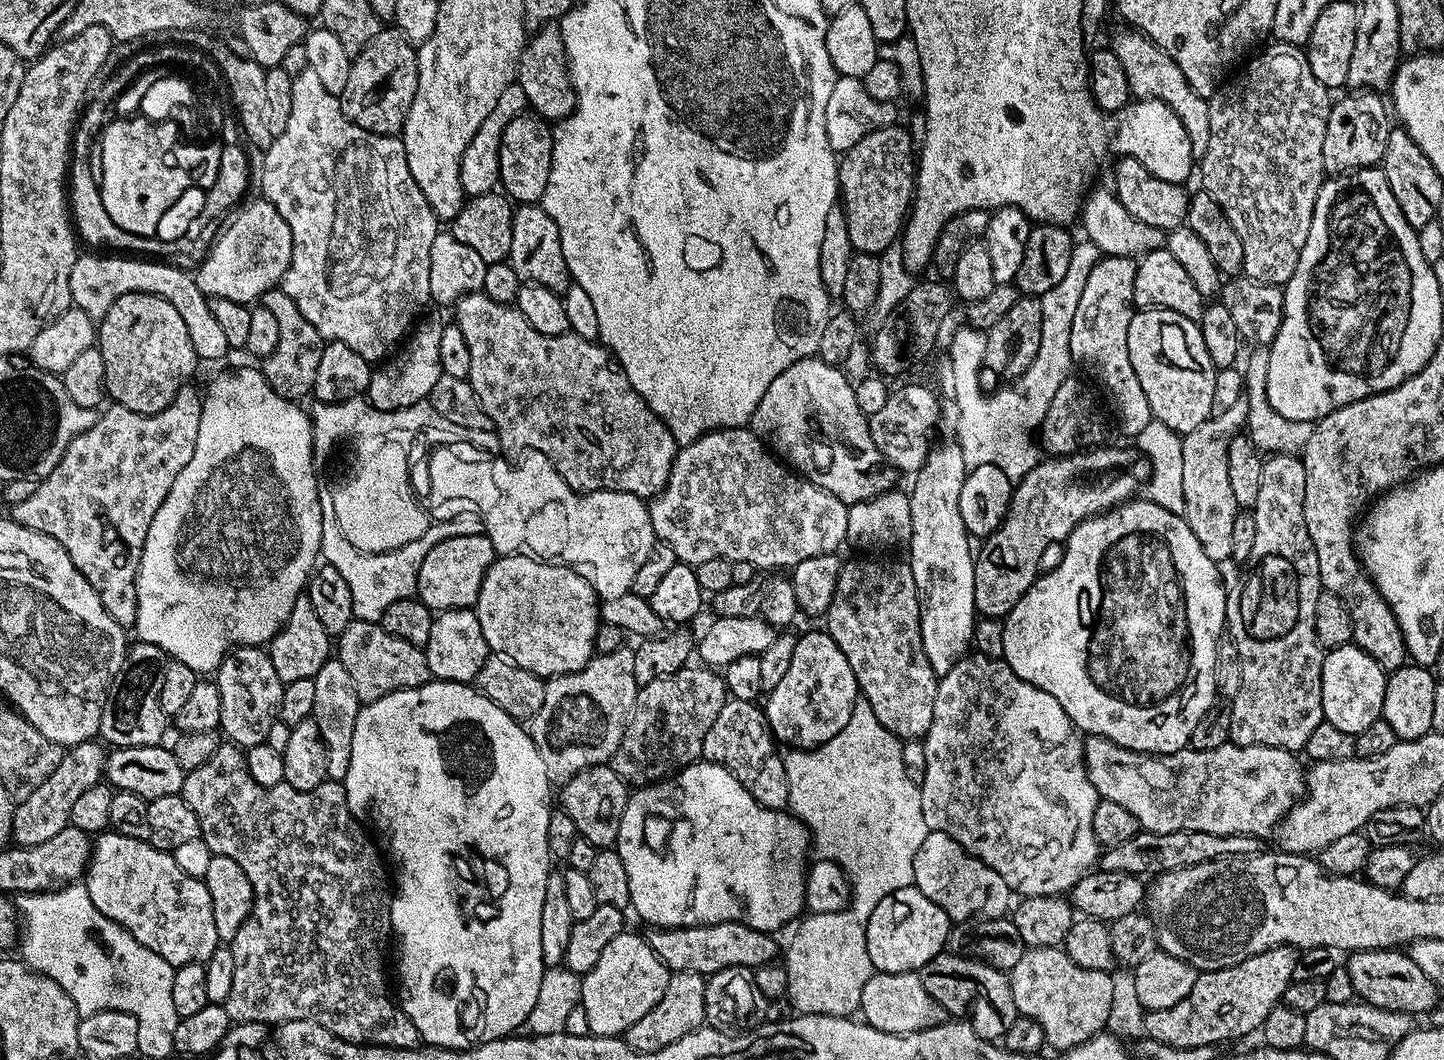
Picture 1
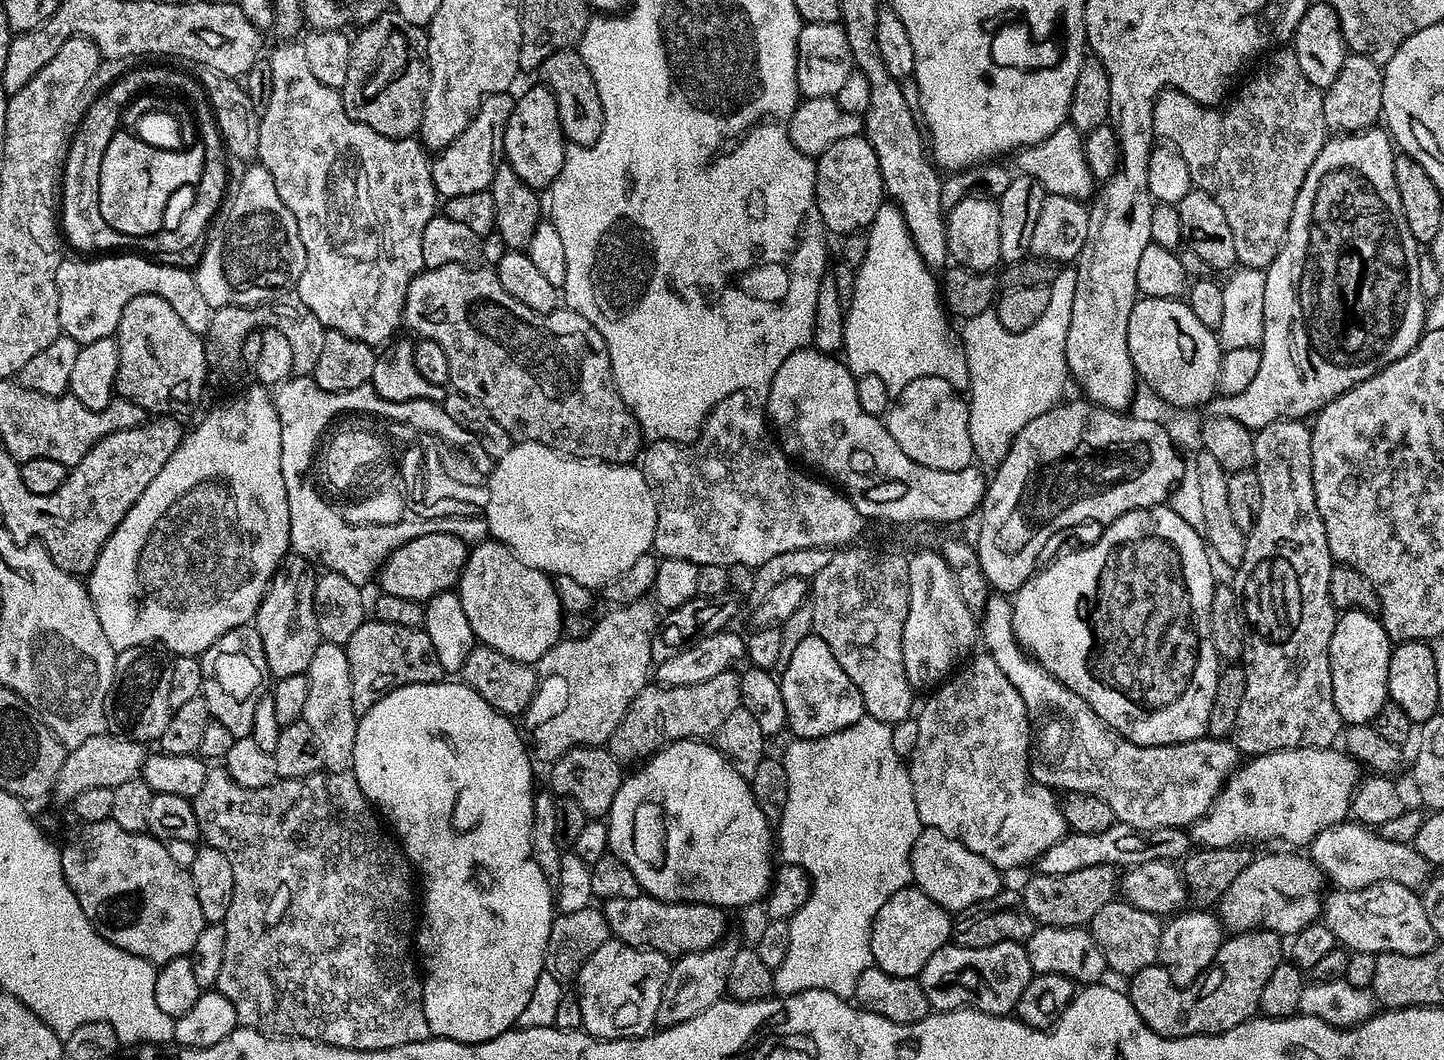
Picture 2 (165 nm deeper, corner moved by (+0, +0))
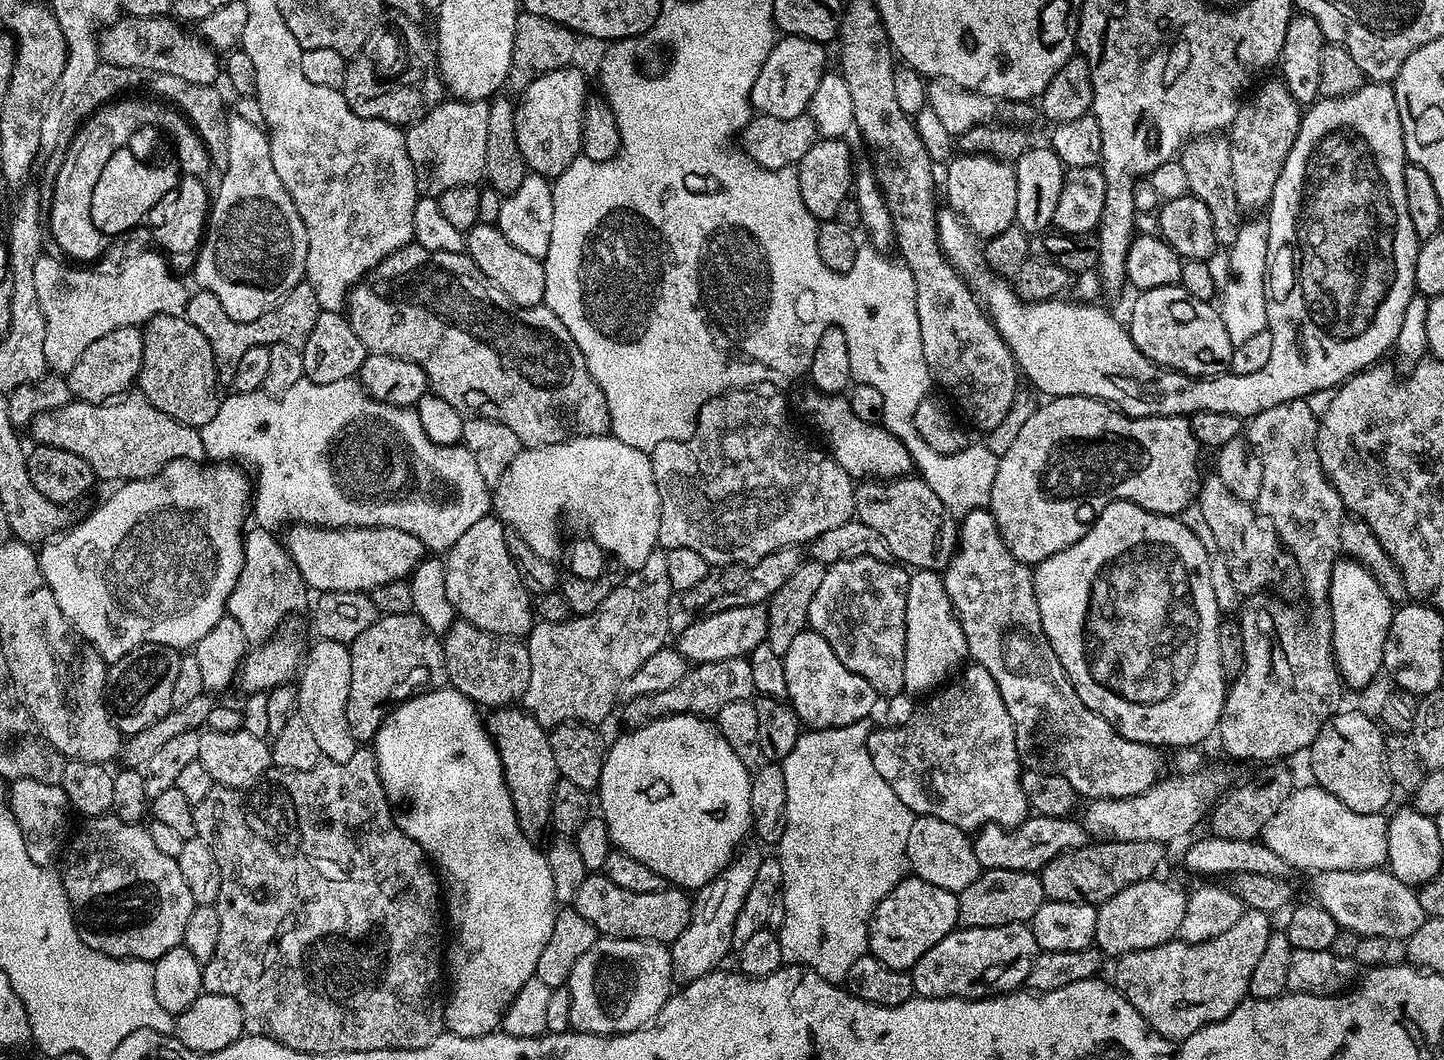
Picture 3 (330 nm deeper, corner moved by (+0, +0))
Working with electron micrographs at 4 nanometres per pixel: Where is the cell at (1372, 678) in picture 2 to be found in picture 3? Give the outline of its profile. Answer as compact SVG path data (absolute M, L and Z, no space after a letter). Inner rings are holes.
M1340 558L1337 559L1332 571L1326 607L1332 622L1332 657L1336 659L1336 669L1340 671L1340 679L1347 687L1349 684L1352 688L1364 688L1376 675L1381 675L1384 667L1384 647L1394 611L1393 601L1386 598L1382 586L1378 586L1374 574L1370 574L1366 566L1362 566L1356 560Z

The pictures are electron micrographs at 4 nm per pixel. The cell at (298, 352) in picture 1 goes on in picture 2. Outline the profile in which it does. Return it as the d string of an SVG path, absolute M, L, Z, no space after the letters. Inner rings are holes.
M280 294L275 298L269 298L251 306L246 304L231 304L225 308L213 311L212 317L210 318L210 326L207 332L203 333L202 336L209 373L232 372L236 367L241 367L242 342L246 342L246 334L250 334L257 330L273 328L274 330L282 330L282 334L286 334L286 338L290 342L290 346L294 353L293 373L298 376L312 375L314 366L318 366L318 358L322 354L322 346L326 339L326 329L322 322L318 322L318 317L310 311L310 306L306 306L306 302L302 302L302 298L299 294L292 294L292 296L284 295L288 294Z

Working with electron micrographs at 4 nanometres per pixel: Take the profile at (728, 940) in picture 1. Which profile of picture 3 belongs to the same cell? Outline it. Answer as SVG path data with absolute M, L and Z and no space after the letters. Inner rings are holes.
M590 874L586 882L582 882L574 907L578 914L582 914L582 918L586 918L586 922L590 922L590 926L596 928L601 937L613 940L653 940L669 946L676 941L678 934L682 934L682 930L686 930L692 917L692 900L687 891L665 886L661 892L654 894L634 894L634 890L622 890L622 886L614 886L614 882L602 874Z

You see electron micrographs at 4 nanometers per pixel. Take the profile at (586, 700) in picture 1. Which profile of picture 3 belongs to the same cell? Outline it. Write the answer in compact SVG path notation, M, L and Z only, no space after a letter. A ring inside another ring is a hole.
M666 551L652 552L641 568L627 573L626 580L613 588L606 602L602 602L594 614L572 616L566 622L557 624L533 623L532 631L526 637L530 654L530 686L522 704L546 730L569 722L599 725L599 720L606 719L618 701L623 680L630 678L630 674L634 674L634 670L638 670L638 666L642 666L650 654L669 643L668 607L674 604L674 593L666 566Z

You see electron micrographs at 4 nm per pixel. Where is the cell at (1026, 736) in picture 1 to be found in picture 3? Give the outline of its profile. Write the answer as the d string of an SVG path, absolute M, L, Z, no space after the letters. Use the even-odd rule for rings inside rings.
M975 662L969 663L955 679L945 683L939 691L929 695L925 700L928 701L917 707L914 718L910 718L910 722L897 728L877 727L868 735L868 749L870 750L870 758L874 762L874 770L878 770L878 774L882 774L882 778L886 778L886 786L890 786L890 790L894 790L894 794L898 794L898 798L902 798L902 806L906 806L916 816L942 818L942 822L950 822L950 826L958 826L965 830L978 830L983 824L1000 824L1004 828L1017 828L1023 820L1028 819L1030 809L1026 802L1026 794L1022 794L1022 786L1020 785L1022 765L1016 749L1014 722L1010 718L1010 710L1006 710L1006 702L1002 702L1002 694L998 694L998 686L994 682L994 678L990 678L990 670L986 670Z

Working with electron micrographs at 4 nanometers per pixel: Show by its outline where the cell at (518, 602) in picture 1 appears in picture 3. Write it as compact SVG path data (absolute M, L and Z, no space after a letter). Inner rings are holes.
M489 514L478 518L478 522L474 522L474 526L470 526L470 530L466 530L466 534L462 534L462 538L458 538L458 542L454 542L454 546L448 549L443 561L446 570L446 595L450 597L450 606L454 606L459 619L495 636L527 637L534 623L534 600L522 582L518 566L512 561L506 525L500 521L499 516Z

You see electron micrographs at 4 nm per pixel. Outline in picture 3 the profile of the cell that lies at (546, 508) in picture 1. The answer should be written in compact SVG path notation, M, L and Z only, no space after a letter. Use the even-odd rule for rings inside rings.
M611 434L602 436L574 436L571 440L562 442L561 444L542 444L539 446L525 447L519 454L518 458L514 458L514 462L510 462L510 466L506 466L506 474L502 474L502 478L494 486L492 492L492 508L495 515L500 517L500 521L506 525L515 535L522 538L522 542L526 542L526 546L530 546L530 550L534 550L534 554L542 554L542 558L555 561L556 555L561 555L562 544L560 548L560 515L563 512L577 512L582 519L588 523L587 531L590 533L592 540L598 542L598 546L609 557L612 556L621 564L619 567L624 570L635 570L641 568L646 562L646 558L650 558L650 554L657 551L658 545L658 522L660 521L660 495L658 494L658 486L654 478L654 470L652 469L651 455L643 448L635 448L634 446L626 446L626 442L617 440Z

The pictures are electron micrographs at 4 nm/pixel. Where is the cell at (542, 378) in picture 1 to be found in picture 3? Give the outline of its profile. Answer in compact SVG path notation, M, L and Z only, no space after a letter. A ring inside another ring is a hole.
M415 242L406 245L405 248L399 248L385 258L377 268L372 269L364 279L359 280L356 287L348 293L346 315L354 334L362 338L362 346L369 352L390 354L406 358L410 362L418 362L418 366L426 370L428 387L435 396L446 398L446 402L450 402L450 406L454 406L462 414L485 416L494 422L502 422L502 426L510 426L510 430L518 434L521 445L561 444L574 436L602 436L609 431L606 398L598 382L594 382L586 366L586 358L582 350L578 350L578 342L570 338L570 330L562 326L562 322L547 306L523 308L515 304L510 297L502 294L502 290L498 290L498 286L494 286L494 282L490 282L490 278L486 278L486 274L482 274L482 270L478 270L478 266L474 266L472 259L464 252L431 252Z

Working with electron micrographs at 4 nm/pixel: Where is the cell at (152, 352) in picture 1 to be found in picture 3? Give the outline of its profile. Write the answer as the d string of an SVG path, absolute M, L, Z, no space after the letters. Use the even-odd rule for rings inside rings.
M155 316L143 325L142 331L144 345L142 346L142 366L138 377L139 395L145 396L154 407L162 410L162 414L170 414L170 418L199 430L206 422L210 422L210 418L214 418L222 399L221 393L216 393L218 381L210 342L202 338L198 326L194 326L183 316Z

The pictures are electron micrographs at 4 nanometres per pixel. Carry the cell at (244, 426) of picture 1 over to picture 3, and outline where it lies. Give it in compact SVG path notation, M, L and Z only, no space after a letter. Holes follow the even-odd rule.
M175 460L174 462L167 464L157 476L151 476L148 480L130 480L121 483L119 487L117 487L120 489L118 489L117 492L109 498L109 500L102 501L101 504L98 505L97 508L94 509L93 512L81 522L81 524L80 521L73 523L71 528L67 529L67 531L63 534L57 534L51 537L51 539L49 539L47 543L39 549L38 555L40 557L40 569L46 578L46 582L50 586L50 590L54 590L54 602L58 602L58 610L62 610L62 614L72 623L73 628L80 633L81 637L83 637L87 643L95 646L100 657L106 662L121 660L127 652L134 650L139 644L165 644L166 646L170 646L171 648L175 648L177 650L191 649L196 643L198 643L199 640L206 638L206 634L210 634L211 628L214 627L214 622L218 622L224 615L226 615L228 599L234 590L234 586L238 582L238 576L242 574L242 562L244 561L244 538L246 532L246 523L244 524L244 519L246 519L247 516L249 519L250 516L250 505L254 500L254 484L250 479L249 473L247 476L247 474L244 473L247 471L245 471L243 467L237 466L235 463L212 462L209 463L209 465L209 468L203 468L205 465L195 460Z

